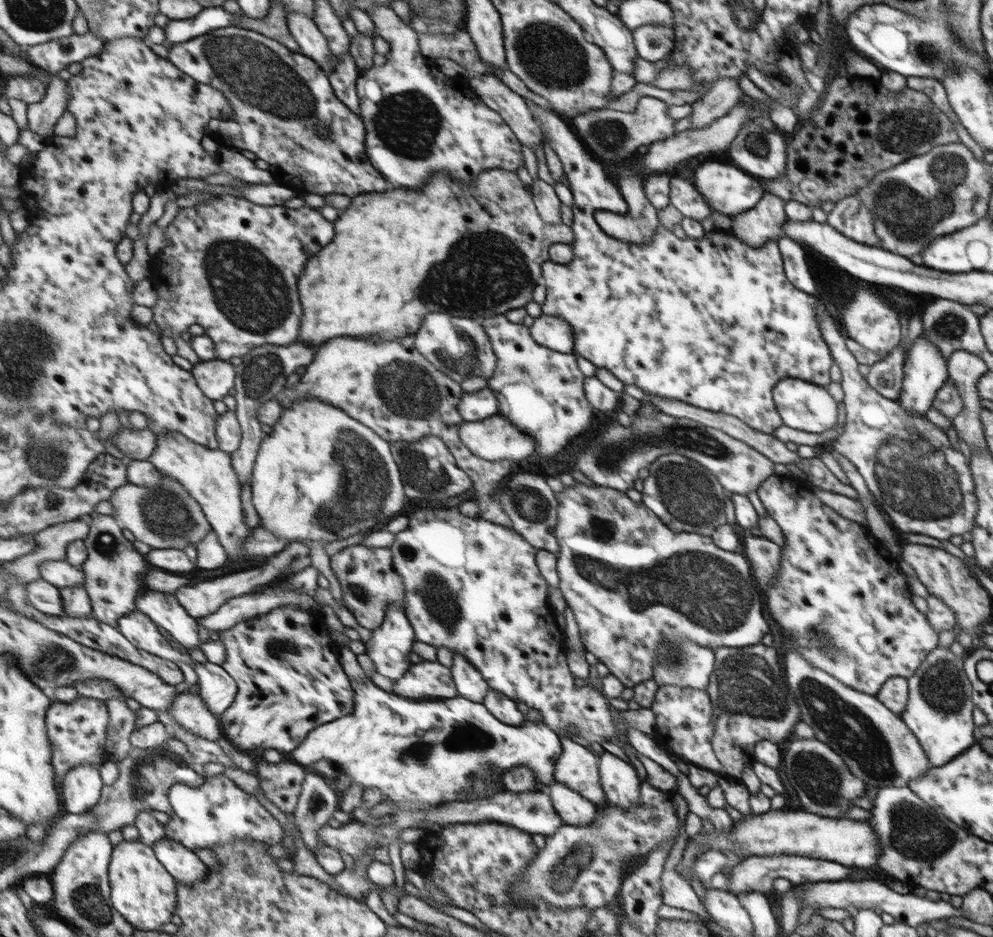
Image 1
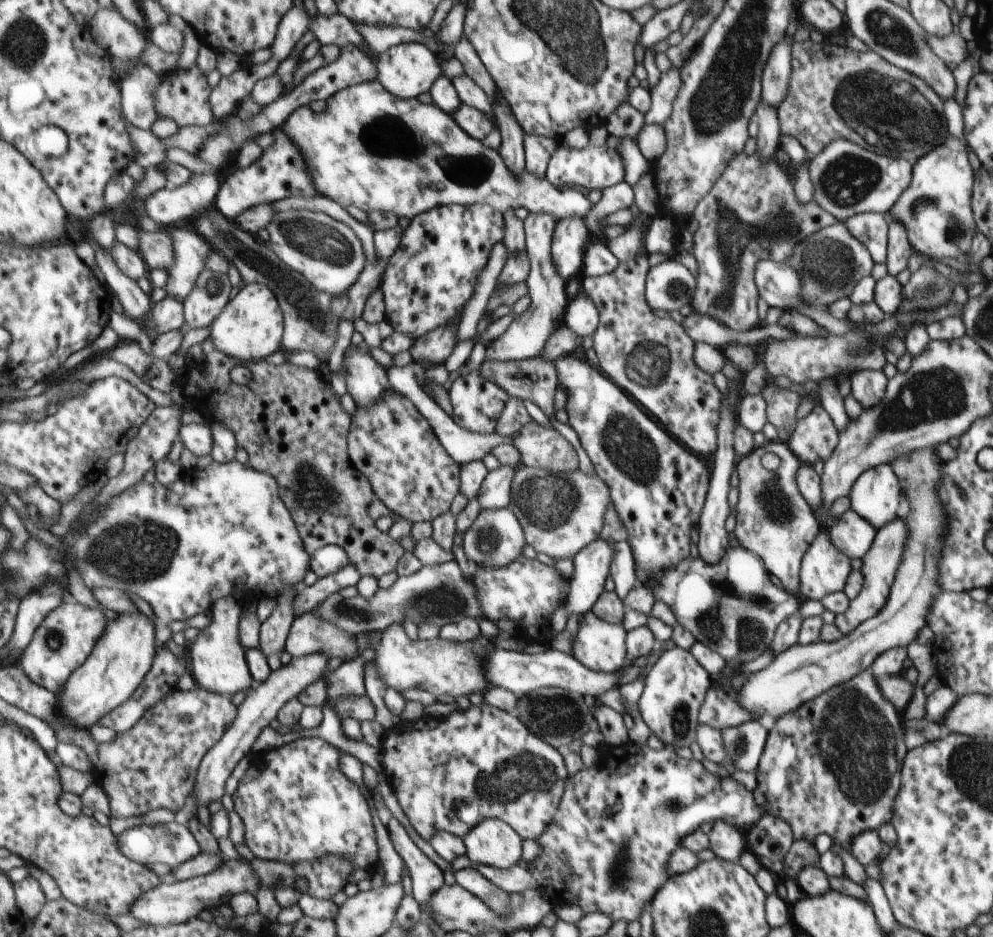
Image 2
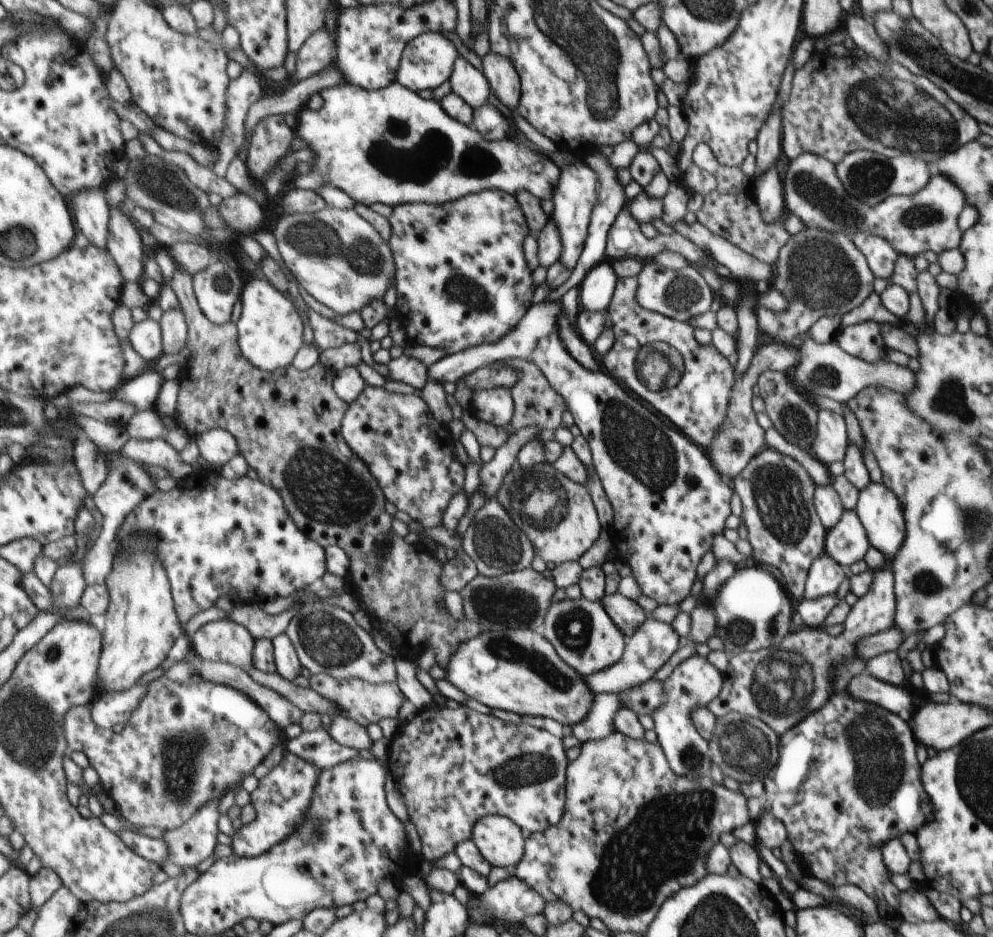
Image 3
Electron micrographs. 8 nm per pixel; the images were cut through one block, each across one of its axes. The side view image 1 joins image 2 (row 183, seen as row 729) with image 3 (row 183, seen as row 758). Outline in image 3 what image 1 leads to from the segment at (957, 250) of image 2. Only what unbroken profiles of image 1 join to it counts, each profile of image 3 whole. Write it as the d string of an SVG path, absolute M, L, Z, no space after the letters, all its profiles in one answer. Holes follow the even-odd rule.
M802 153L790 160L783 193L790 212L798 216L806 228L814 227L831 233L844 233L854 238L855 232L886 239L899 255L914 258L926 250L936 254L958 249L961 245L958 214L964 208L964 193L945 175L936 173L928 186L913 195L889 195L885 201L870 206L845 192L835 163L814 153Z

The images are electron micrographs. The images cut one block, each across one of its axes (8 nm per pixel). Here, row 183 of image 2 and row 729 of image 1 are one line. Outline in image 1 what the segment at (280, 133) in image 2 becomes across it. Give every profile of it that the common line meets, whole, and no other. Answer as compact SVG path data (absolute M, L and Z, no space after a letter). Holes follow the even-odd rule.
M285 607L268 615L243 621L231 630L220 631L220 640L228 648L224 668L234 676L239 685L236 702L221 715L224 734L246 752L254 748L275 748L293 753L319 726L342 720L357 708L357 692L353 682L344 672L340 653L334 638L325 624L325 614L304 611L299 607Z

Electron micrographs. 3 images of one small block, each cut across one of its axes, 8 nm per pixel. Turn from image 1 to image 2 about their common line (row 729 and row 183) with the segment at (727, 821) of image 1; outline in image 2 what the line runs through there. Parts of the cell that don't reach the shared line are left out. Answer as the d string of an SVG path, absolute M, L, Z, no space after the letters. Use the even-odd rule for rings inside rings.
M621 138L617 150L622 158L622 164L624 164L624 181L631 187L636 186L644 174L651 172L654 164L644 158L644 154L633 138Z

